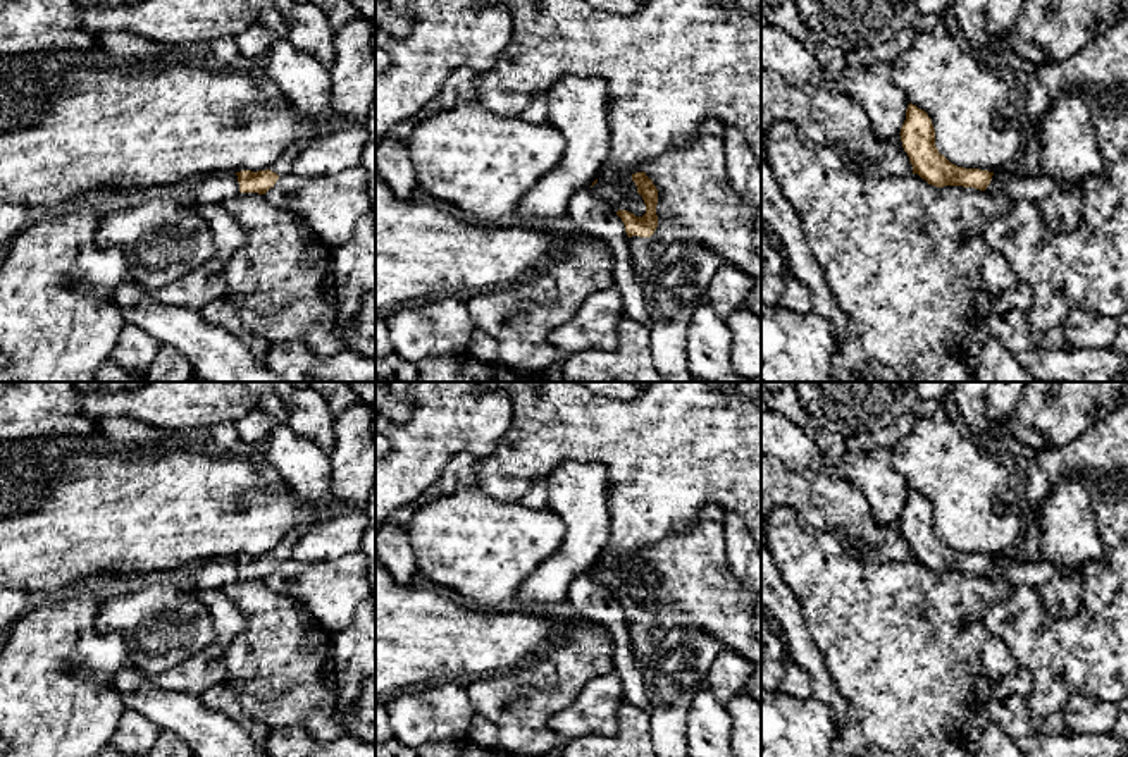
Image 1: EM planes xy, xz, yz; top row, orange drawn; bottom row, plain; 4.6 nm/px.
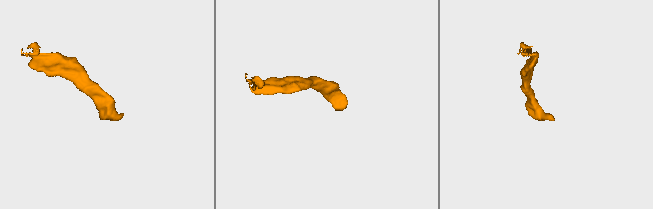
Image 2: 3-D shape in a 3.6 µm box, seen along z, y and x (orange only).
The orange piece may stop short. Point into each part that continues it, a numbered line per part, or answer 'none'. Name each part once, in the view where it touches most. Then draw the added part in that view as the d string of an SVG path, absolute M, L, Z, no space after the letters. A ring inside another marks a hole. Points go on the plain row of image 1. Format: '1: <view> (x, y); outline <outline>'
1: xz (641, 635); outline M629 623L629 638L632 643L634 657L639 662L644 662L660 643L660 640L654 638L654 626L651 623Z

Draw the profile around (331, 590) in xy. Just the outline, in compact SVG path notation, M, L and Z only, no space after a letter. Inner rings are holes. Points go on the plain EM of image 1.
M360 551L336 561L286 559L263 580L269 590L303 604L327 633L348 628L362 602L370 599L369 557Z

